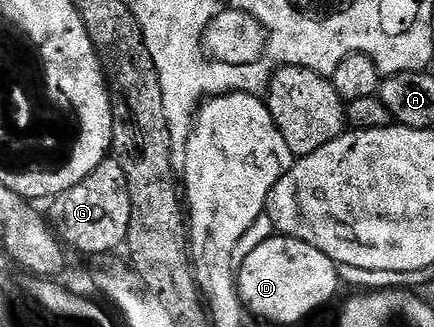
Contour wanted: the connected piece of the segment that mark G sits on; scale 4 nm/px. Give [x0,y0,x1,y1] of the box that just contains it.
[48,156,132,254]

